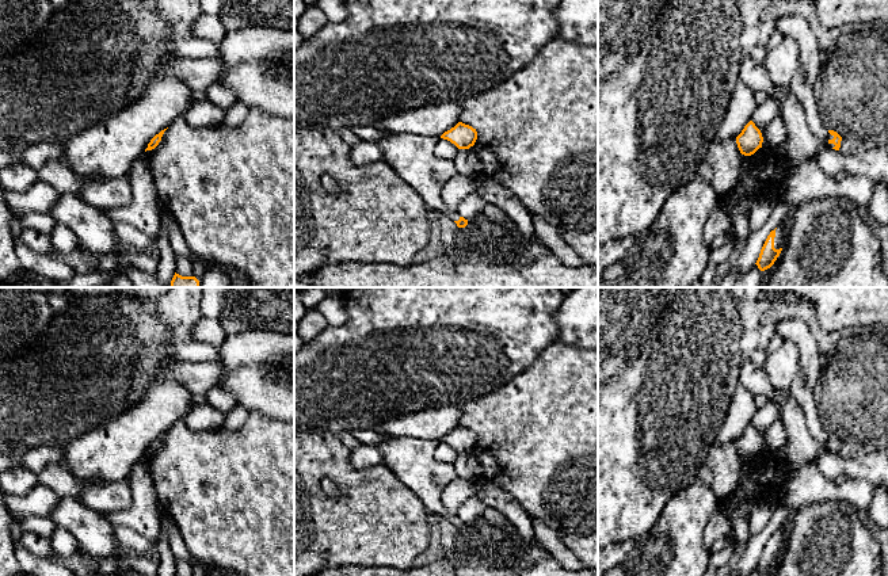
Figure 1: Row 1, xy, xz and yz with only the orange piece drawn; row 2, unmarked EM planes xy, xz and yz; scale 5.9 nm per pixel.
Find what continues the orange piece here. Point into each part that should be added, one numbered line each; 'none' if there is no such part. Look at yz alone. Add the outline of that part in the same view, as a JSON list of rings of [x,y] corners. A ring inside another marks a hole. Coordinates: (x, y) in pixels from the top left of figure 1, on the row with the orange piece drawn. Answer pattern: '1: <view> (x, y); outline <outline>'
1: yz (780, 237); outline [[[780,224],[775,229],[775,237],[774,237],[774,248],[780,249],[784,247],[784,241],[785,241],[785,234],[782,230],[782,224]]]

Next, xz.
1: xz (411, 156); outline [[[390,134],[377,144],[384,153],[384,161],[420,195],[430,211],[443,213],[458,221],[461,215],[449,211],[442,199],[443,186],[458,171],[453,160],[434,155],[439,140],[441,137]]]

